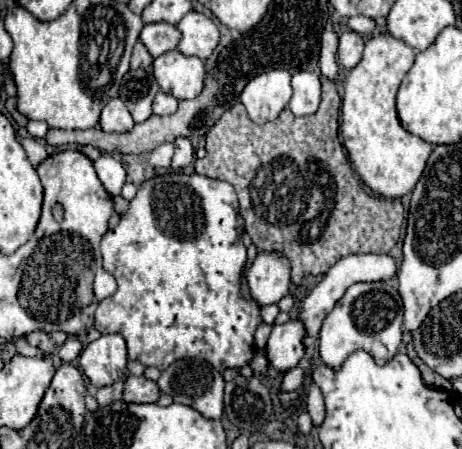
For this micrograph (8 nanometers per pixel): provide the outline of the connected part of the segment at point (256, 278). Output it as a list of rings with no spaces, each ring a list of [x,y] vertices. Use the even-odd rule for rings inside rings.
[[[260,252],[246,278],[250,294],[260,306],[278,304],[280,298],[288,294],[290,286],[288,260],[284,260],[284,256],[276,256],[274,252]]]

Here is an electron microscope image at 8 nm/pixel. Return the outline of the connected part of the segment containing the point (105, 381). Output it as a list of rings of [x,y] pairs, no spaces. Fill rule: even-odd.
[[[120,334],[100,336],[98,340],[90,342],[80,354],[80,366],[84,370],[84,376],[96,388],[124,380],[128,374],[126,362],[126,342]]]

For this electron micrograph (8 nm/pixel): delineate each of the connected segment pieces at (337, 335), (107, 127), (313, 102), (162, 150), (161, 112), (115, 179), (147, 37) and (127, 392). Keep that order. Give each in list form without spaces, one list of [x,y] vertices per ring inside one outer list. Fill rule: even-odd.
[[[356,282],[352,284],[346,294],[336,302],[334,310],[326,316],[322,328],[320,328],[320,358],[326,366],[330,366],[332,370],[338,370],[342,366],[342,362],[356,350],[366,350],[374,356],[374,360],[378,364],[384,364],[388,360],[392,360],[398,352],[398,346],[402,342],[402,298],[398,294],[398,290],[390,284],[390,282]],[[362,298],[362,300],[368,300],[364,304],[366,310],[362,310],[362,314],[366,312],[368,318],[358,318],[352,314],[352,304],[356,304],[356,300]]]
[[[112,98],[100,112],[100,122],[98,126],[104,132],[126,132],[128,128],[134,126],[134,120],[128,112],[128,108],[124,108],[124,102],[120,98]]]
[[[296,72],[292,76],[294,94],[288,108],[296,116],[308,116],[316,112],[320,104],[320,76],[316,72]]]
[[[162,144],[148,154],[148,164],[152,164],[154,168],[168,168],[172,154],[174,154],[174,144]]]
[[[158,92],[158,94],[156,94],[154,104],[152,104],[154,114],[158,114],[158,116],[168,116],[168,114],[176,112],[176,108],[178,108],[178,100],[176,100],[174,96],[168,96],[168,94],[164,94],[164,92]]]
[[[100,154],[100,158],[94,160],[94,168],[96,168],[96,174],[104,186],[104,190],[110,194],[110,196],[118,196],[124,182],[126,182],[126,172],[120,164],[118,158],[114,158],[112,154]]]
[[[146,24],[140,32],[140,42],[154,58],[168,50],[176,50],[178,40],[180,32],[176,32],[176,26],[172,24]]]
[[[128,376],[124,382],[124,402],[134,402],[134,404],[146,404],[146,402],[156,402],[160,396],[160,390],[156,388],[156,382],[146,380],[144,376]]]

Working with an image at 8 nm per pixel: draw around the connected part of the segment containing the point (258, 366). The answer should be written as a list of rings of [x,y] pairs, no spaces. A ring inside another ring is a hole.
[[[256,350],[256,352],[254,352],[254,358],[250,360],[250,368],[252,368],[256,374],[266,376],[268,364],[266,364],[266,360],[264,360],[264,350]]]

